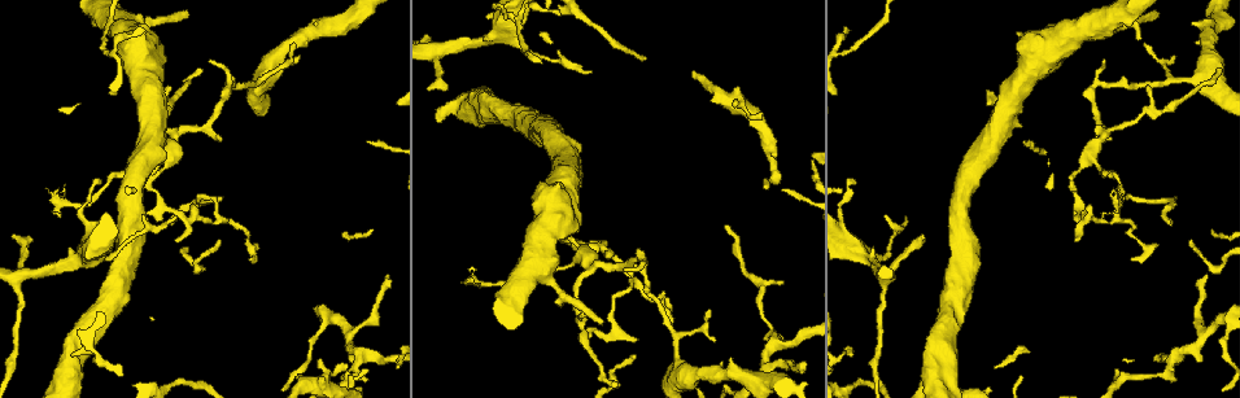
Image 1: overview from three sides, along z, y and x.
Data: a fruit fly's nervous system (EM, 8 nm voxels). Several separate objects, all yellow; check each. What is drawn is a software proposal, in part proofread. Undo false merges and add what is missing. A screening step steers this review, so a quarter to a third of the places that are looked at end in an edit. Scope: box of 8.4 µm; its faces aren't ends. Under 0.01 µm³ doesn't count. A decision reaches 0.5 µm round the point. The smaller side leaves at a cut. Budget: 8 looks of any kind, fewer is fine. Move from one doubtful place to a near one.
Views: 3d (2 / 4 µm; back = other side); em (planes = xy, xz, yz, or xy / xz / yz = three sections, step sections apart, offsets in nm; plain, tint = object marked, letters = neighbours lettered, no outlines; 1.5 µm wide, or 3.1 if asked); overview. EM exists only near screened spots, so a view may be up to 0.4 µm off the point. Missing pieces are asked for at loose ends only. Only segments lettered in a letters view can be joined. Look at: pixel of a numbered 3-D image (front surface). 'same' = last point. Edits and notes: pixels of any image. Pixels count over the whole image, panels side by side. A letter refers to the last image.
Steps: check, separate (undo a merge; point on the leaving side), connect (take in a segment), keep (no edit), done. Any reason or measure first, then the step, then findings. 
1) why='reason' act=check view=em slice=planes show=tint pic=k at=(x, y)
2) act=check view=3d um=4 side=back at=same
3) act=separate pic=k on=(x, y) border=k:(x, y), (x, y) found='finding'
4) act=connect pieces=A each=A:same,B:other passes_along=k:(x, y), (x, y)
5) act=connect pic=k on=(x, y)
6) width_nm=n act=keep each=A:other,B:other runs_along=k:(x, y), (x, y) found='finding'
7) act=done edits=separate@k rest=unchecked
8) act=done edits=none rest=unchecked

why='an open end' act=check view=em slice=xy step=8 show=tint pic=1 at=(559, 13)

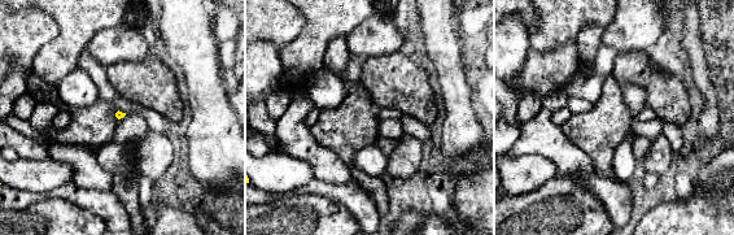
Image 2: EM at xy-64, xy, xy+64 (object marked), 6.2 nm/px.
why='another direction' act=check view=em slice=yz step=8 show=letters at=same

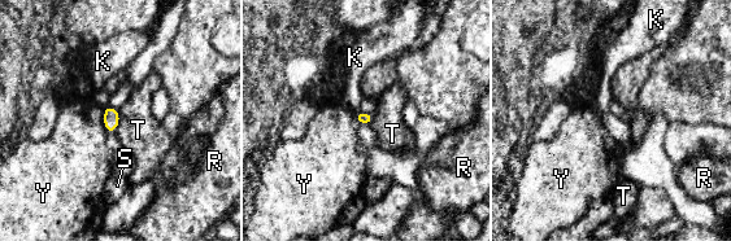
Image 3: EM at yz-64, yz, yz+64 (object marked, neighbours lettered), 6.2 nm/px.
longest_contact=Y:160nm act=keep each=K:other,R:other,S:other,T:other,Y:other border=3:(118, 110), (118, 126), (114, 131) found='none of them fits'

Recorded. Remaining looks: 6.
why='tapers out' act=check view=em slice=planes show=letters pic=1 at=(590, 73)

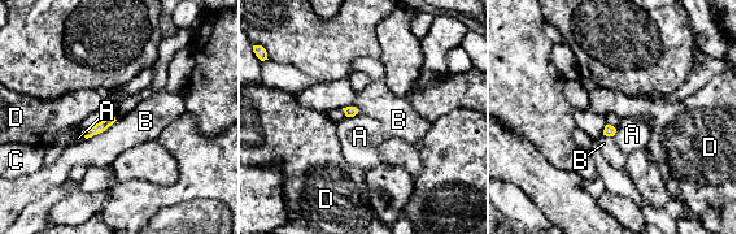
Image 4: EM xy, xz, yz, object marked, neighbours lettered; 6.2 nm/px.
width_nm=50 act=keep each=A:other,B:other,C:other,D:other found='no lettered segment goes on from it'

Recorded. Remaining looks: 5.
why='branch stops here' act=check view=em slice=planes show=letters pic=1 at=(736, 104)

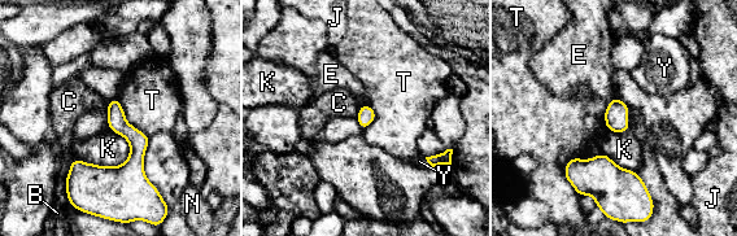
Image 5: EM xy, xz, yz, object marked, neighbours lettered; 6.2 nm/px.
act=keep each=B:other,C:other,E:other,J:other,K:other,N:other,T:other,Y:other runs_along=5:(116, 103), (135, 164), (110, 193) found='no lettered segment goes on from it'

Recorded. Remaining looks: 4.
act=done edits=none rest=unchecked

